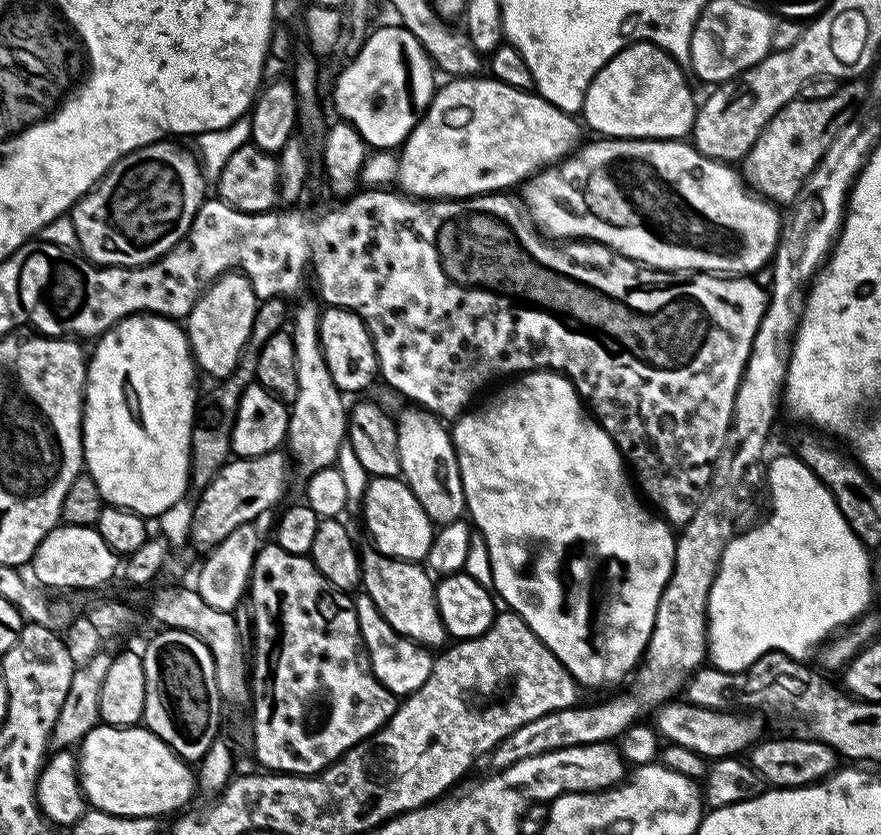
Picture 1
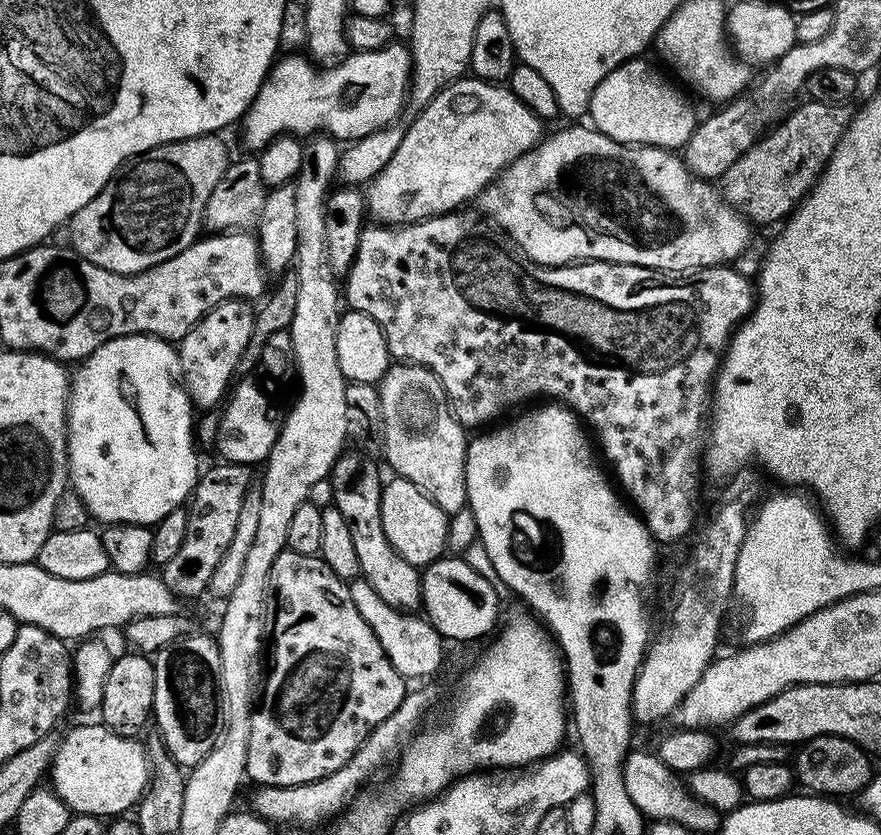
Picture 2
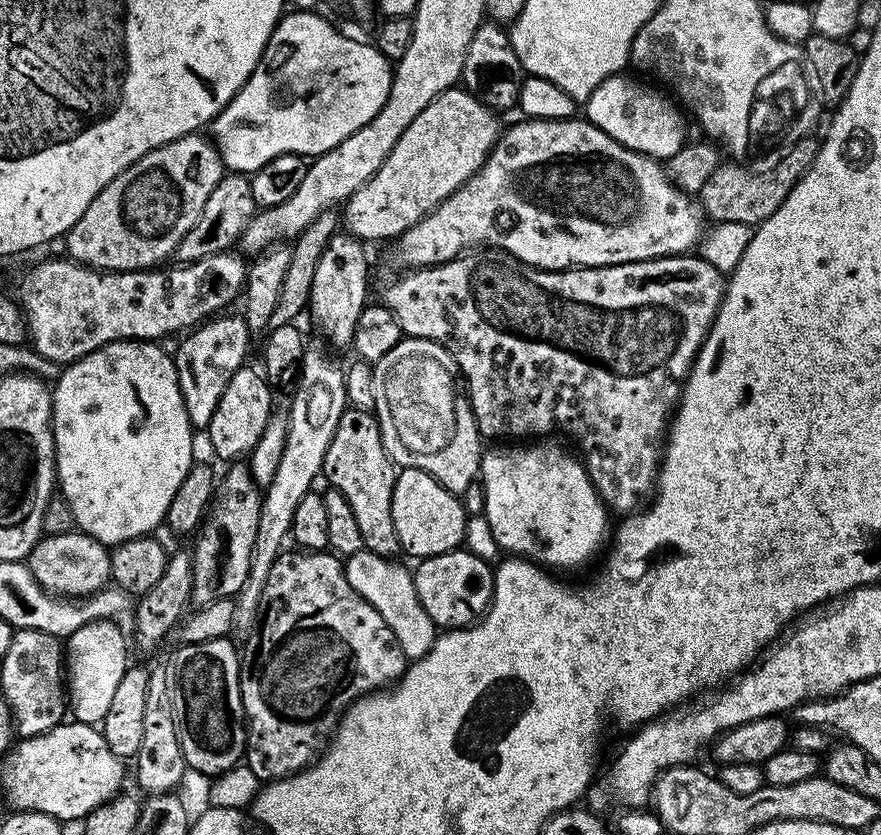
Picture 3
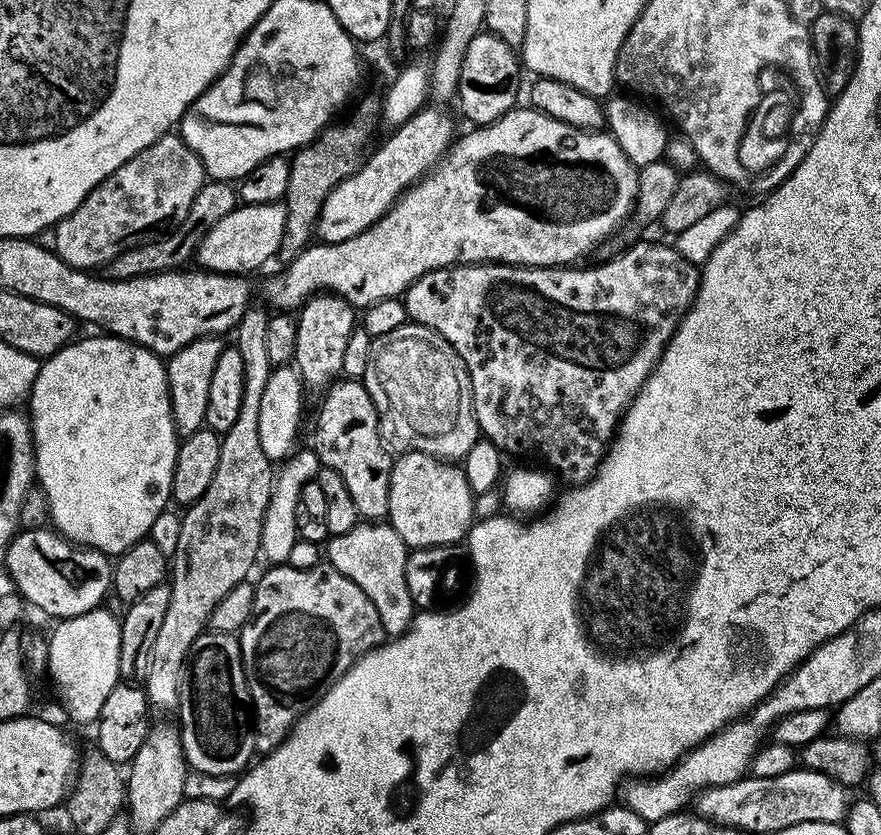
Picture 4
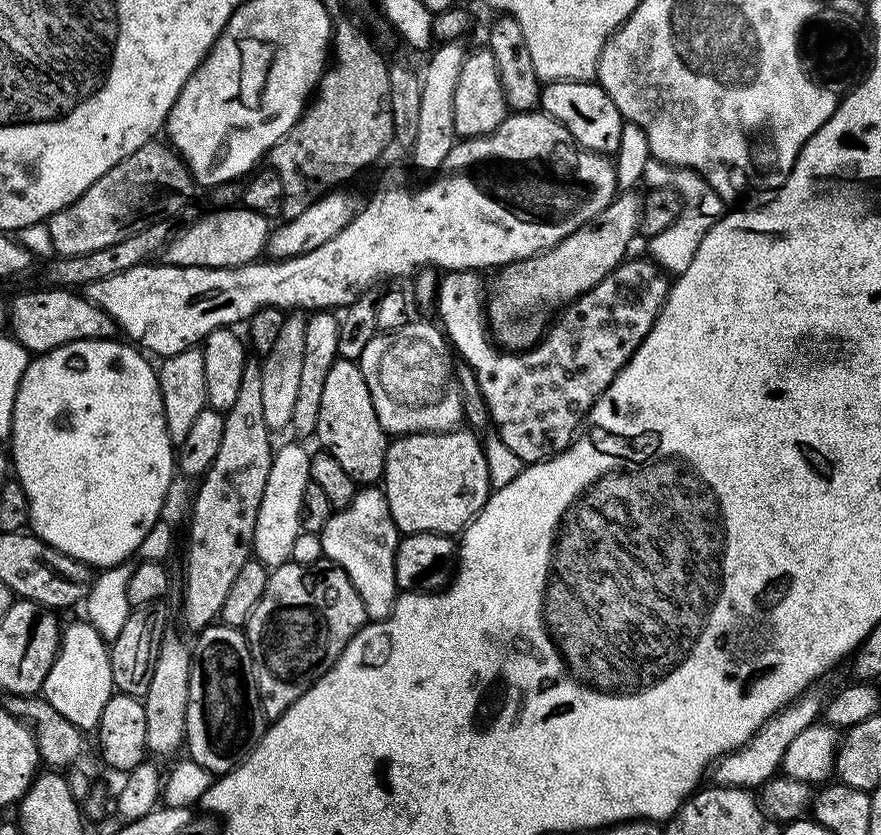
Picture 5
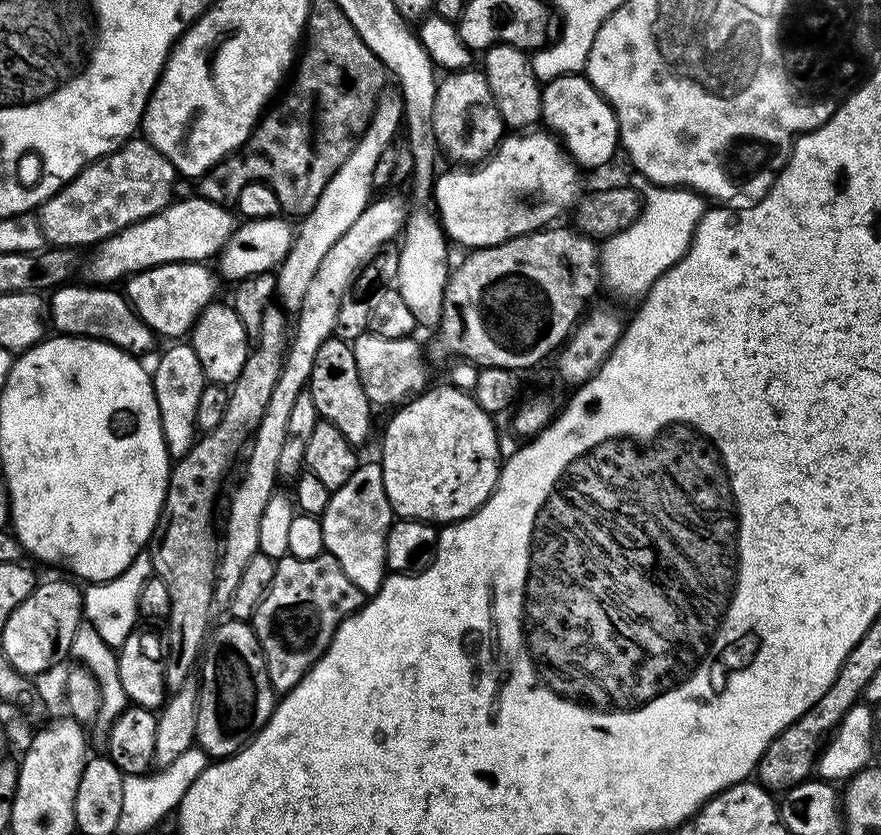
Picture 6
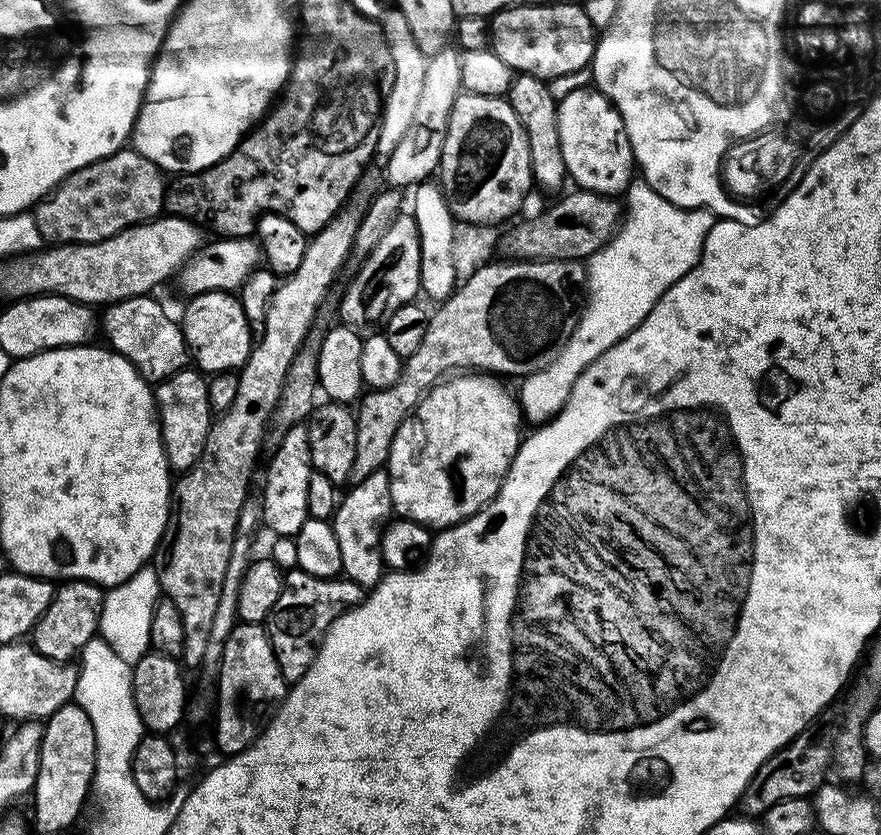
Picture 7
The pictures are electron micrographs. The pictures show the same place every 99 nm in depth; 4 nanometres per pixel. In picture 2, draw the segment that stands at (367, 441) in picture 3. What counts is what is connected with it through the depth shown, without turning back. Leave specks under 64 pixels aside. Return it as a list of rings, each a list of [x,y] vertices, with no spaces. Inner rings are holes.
[[[353,451],[341,454],[330,473],[334,490],[333,505],[346,521],[363,579],[374,586],[375,593],[387,605],[394,605],[400,611],[417,611],[422,604],[421,573],[390,546],[382,528],[381,490],[384,484],[380,480],[380,472],[374,465],[364,464],[365,457],[359,451]]]

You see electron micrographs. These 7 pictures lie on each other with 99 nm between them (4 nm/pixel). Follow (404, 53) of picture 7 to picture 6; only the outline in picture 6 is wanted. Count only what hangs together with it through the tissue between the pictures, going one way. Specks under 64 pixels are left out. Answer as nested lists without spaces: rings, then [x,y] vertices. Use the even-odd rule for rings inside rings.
[[[386,86],[376,104],[371,121],[366,131],[360,137],[356,149],[351,152],[350,158],[346,159],[340,169],[327,184],[311,211],[303,217],[304,234],[276,270],[276,290],[283,306],[293,314],[302,311],[302,306],[307,296],[310,282],[315,272],[325,258],[358,218],[362,216],[365,208],[373,199],[376,185],[373,182],[373,174],[384,152],[391,149],[391,142],[395,138],[404,118],[407,119],[410,112],[404,112],[403,93],[397,87]]]

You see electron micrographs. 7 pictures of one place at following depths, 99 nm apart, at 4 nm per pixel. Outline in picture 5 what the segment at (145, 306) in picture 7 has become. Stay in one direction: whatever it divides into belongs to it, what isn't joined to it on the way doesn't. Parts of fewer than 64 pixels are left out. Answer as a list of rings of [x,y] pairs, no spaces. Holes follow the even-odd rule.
[[[43,286],[37,292],[20,292],[10,300],[8,323],[11,335],[29,354],[49,352],[79,340],[106,340],[115,337],[118,327],[87,296],[76,290]]]

